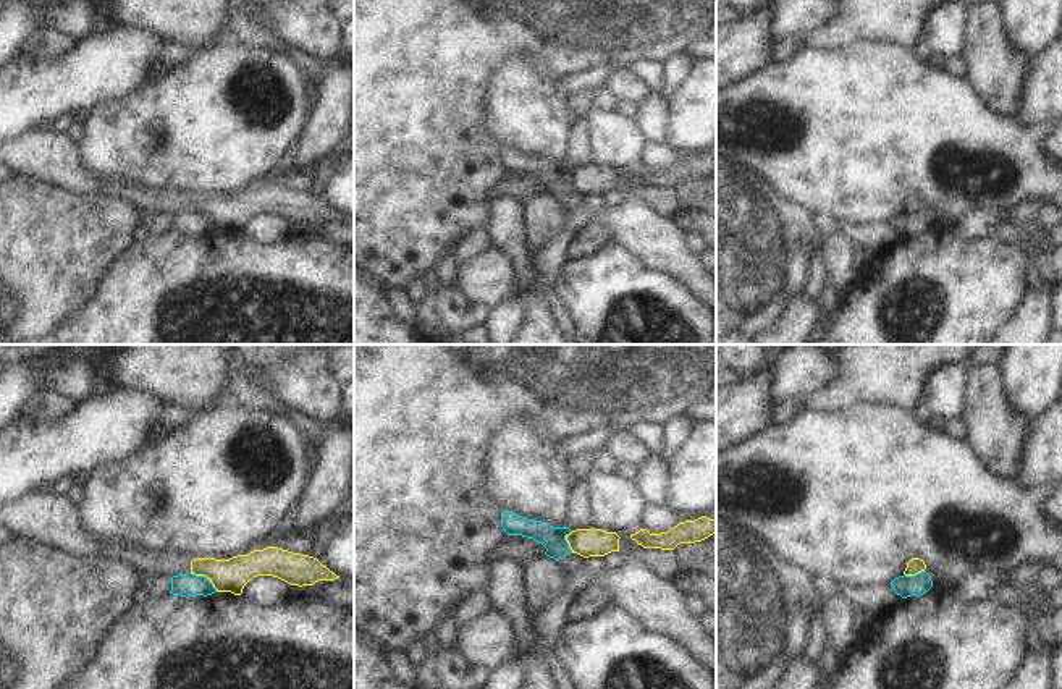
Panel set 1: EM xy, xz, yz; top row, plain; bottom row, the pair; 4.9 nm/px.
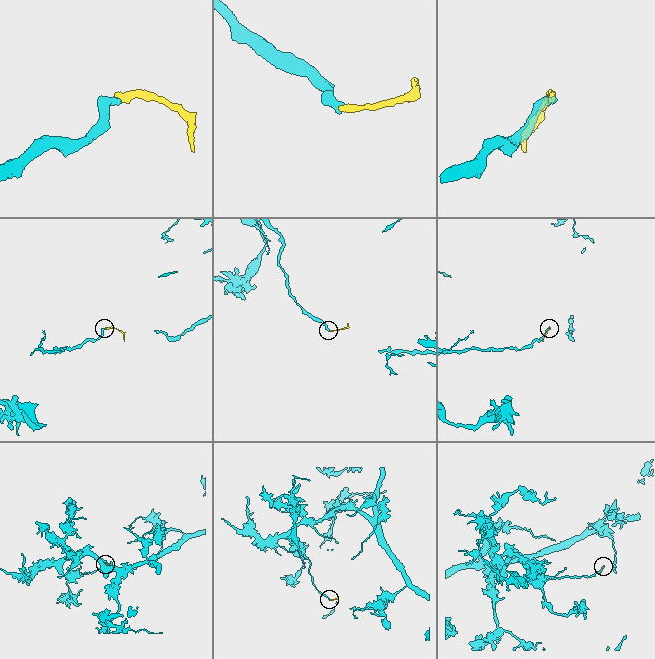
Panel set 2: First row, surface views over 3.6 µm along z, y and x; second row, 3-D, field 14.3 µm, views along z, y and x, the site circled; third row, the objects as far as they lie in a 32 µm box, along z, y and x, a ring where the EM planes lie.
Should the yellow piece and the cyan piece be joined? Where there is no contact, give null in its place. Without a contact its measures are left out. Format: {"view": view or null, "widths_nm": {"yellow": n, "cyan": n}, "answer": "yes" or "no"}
{"view": "xy", "widths_nm": {"yellow": 160, "cyan": 120}, "answer": "no"}

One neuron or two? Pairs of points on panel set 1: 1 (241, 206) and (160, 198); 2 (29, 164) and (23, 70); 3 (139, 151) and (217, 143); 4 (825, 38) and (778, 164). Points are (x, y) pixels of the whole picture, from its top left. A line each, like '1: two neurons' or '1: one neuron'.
1: one neuron
2: two neurons
3: one neuron
4: two neurons

